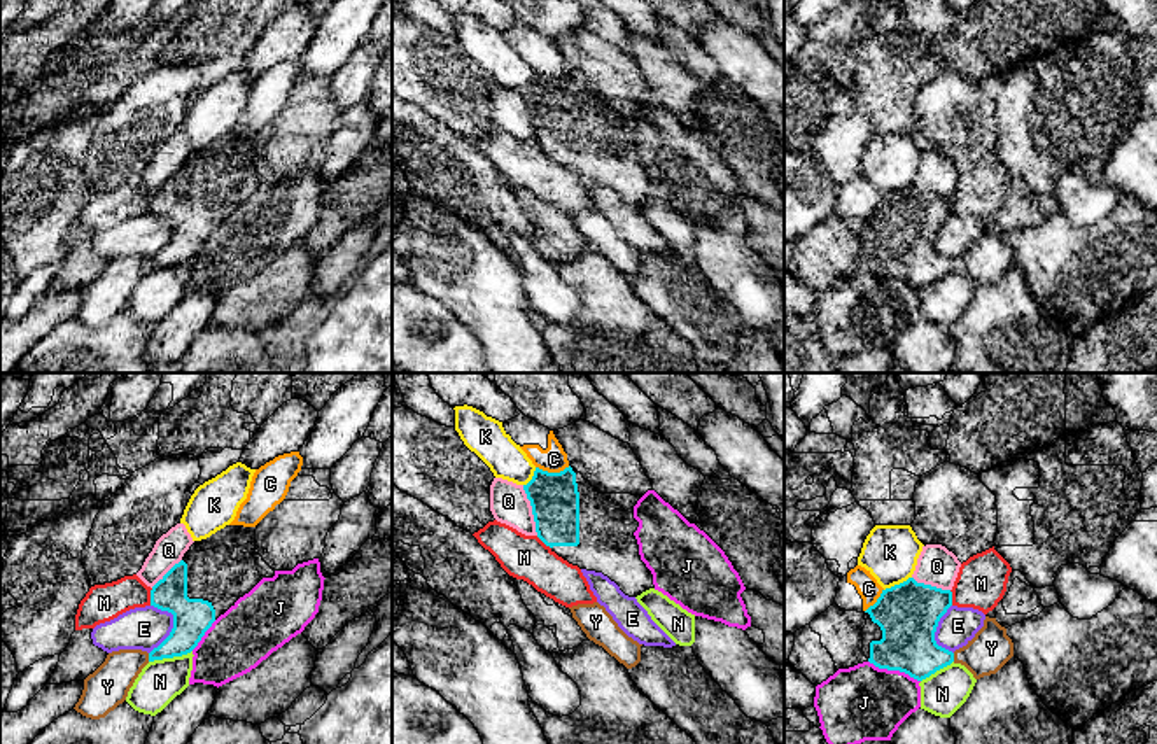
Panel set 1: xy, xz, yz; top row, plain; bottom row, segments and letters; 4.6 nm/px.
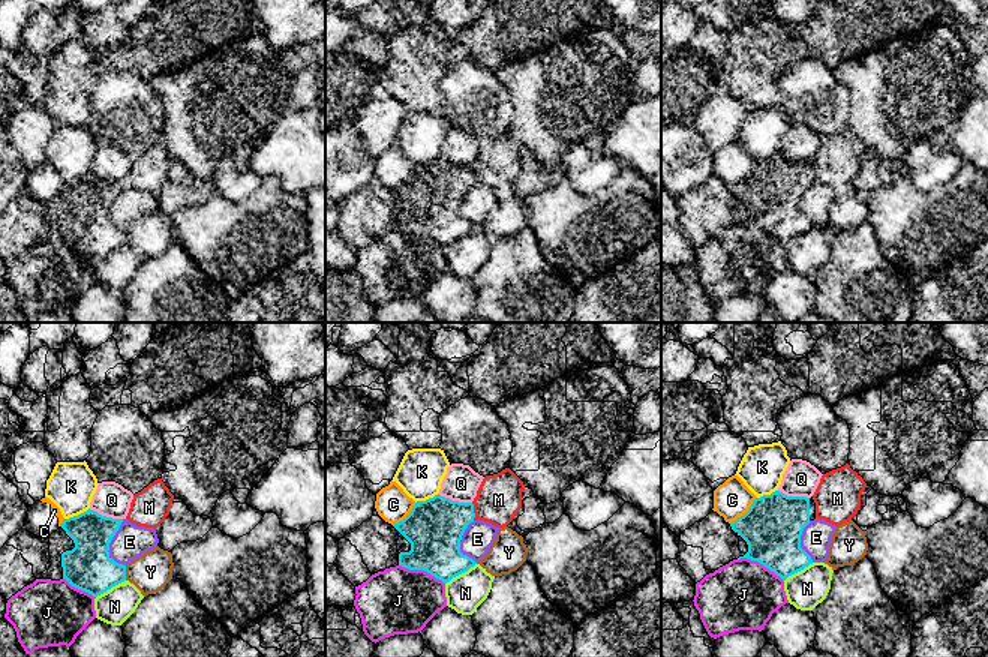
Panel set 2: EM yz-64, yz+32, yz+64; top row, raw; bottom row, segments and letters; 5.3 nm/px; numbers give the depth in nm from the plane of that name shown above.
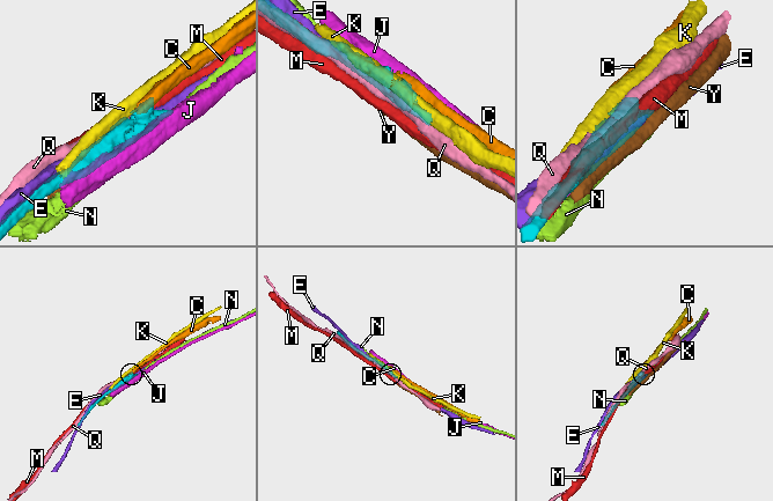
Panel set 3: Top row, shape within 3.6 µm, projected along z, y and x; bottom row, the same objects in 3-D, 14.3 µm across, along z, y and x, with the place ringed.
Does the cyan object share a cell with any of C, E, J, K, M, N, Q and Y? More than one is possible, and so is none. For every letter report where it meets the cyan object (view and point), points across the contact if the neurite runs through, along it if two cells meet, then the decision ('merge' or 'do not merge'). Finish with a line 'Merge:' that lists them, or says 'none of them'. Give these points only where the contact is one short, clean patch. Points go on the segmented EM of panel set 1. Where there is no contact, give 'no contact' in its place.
C: meets cyan in xz at (552, 473); border along xz (569, 466), (559, 471), (536, 468); do not merge
E: meets cyan in xy at (174, 625); do not merge
J: meets cyan in yz at (895, 669); do not merge
K: meets cyan in yz at (897, 585); do not merge
M: meets cyan in xy at (151, 597); border along xy (153, 589), (149, 604); do not merge
N: meets cyan in xy at (170, 657); do not merge
Q: meets cyan in xz at (532, 510); do not merge
Y: meets cyan in xy at (149, 657); do not merge
Merge: none of them

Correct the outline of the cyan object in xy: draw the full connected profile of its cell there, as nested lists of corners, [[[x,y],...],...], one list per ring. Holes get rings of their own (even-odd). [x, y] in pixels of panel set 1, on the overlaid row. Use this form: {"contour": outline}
{"contour": [[[226,525],[207,539],[194,541],[151,590],[151,606],[173,614],[170,635],[149,653],[149,662],[191,653],[212,623],[275,571],[256,553],[256,527]]]}

